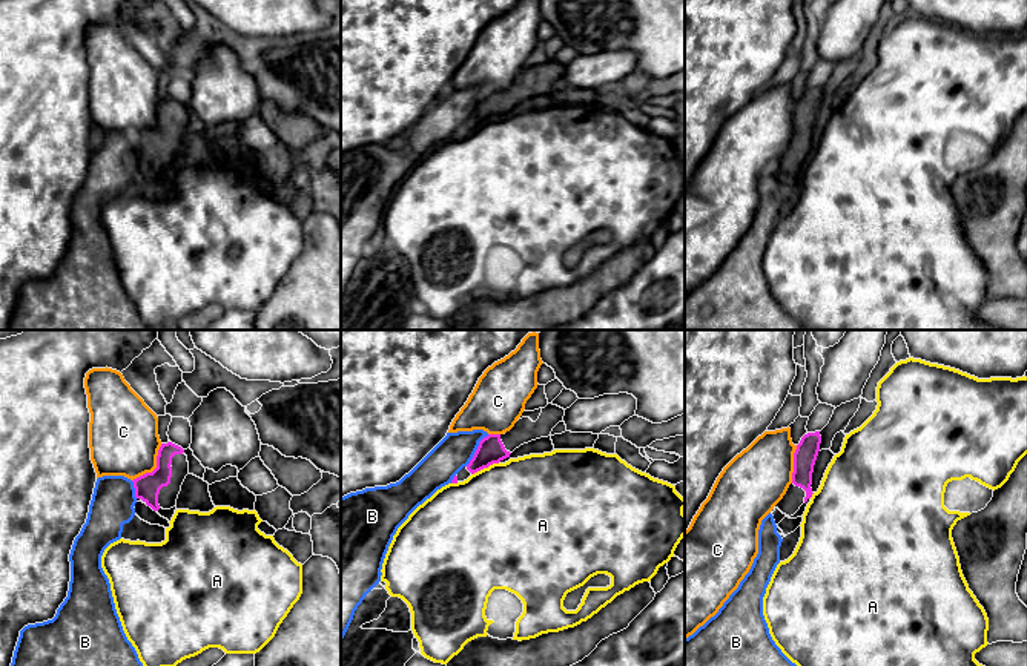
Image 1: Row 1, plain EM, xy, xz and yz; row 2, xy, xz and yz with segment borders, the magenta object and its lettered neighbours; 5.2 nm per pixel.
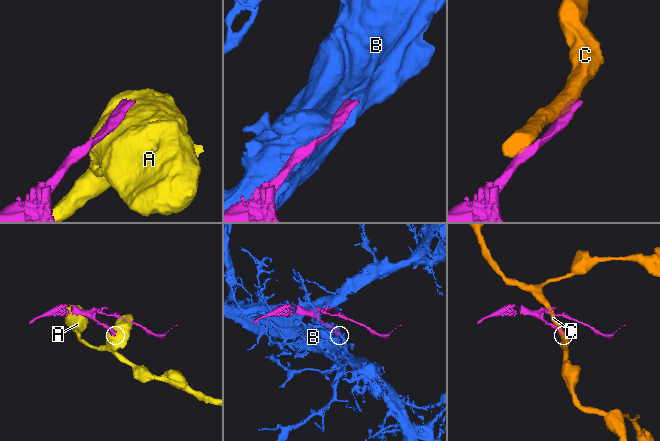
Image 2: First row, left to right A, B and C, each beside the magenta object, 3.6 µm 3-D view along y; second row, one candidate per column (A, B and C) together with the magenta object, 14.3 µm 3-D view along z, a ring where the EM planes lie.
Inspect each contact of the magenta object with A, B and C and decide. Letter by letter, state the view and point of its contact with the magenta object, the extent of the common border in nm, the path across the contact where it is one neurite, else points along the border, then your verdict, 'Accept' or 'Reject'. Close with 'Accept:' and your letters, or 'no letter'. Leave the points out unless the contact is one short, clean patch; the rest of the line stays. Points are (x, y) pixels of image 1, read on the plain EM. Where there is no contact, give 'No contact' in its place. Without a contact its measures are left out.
A: Touches magenta at xz (485, 123). Shared border 170 nm. Reject
B: Touches magenta at xz (476, 106). Shared border 200 nm. Reject
C: Touches magenta at xy (157, 123). Shared border 260 nm. Reject
Accept: no letter

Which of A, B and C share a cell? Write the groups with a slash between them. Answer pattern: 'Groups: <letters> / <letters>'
Groups: A / B / C

